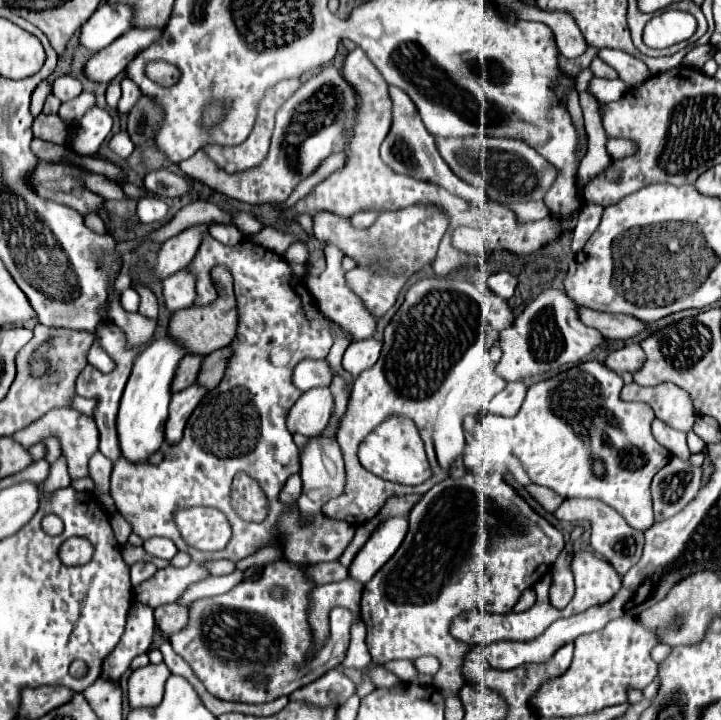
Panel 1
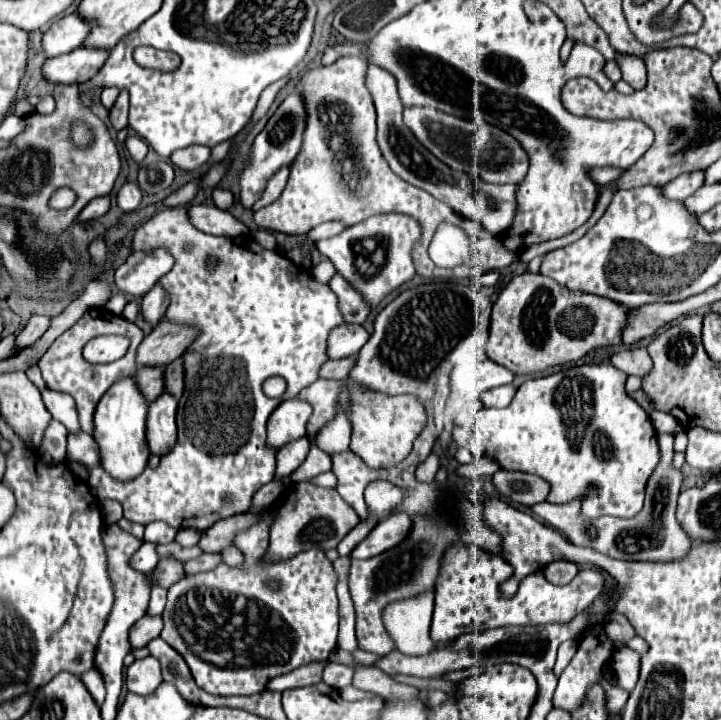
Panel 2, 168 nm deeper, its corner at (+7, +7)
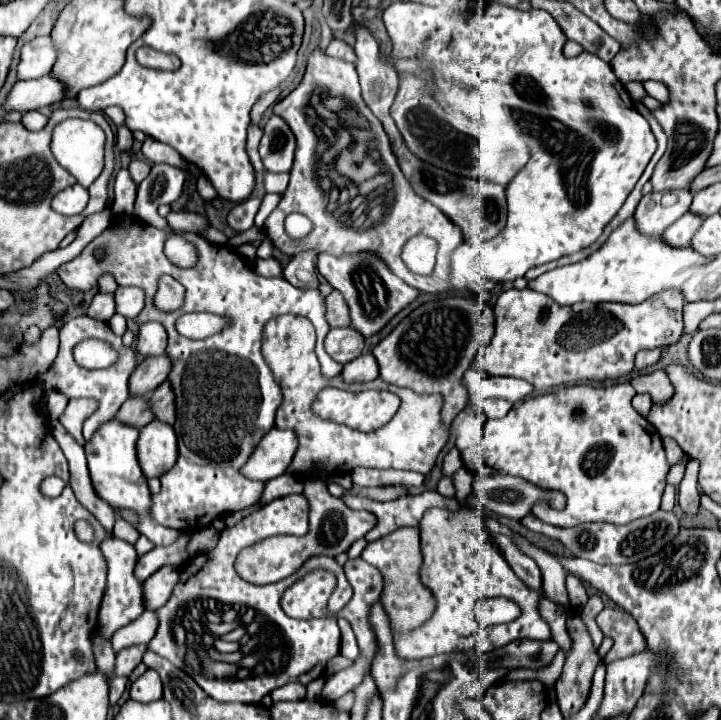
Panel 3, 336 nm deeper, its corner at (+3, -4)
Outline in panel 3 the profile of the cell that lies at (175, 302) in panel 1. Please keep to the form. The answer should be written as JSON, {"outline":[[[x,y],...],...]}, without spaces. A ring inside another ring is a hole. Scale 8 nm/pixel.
{"outline":[[[144,322],[138,332],[138,354],[142,356],[158,356],[166,350],[166,330],[160,322]]]}

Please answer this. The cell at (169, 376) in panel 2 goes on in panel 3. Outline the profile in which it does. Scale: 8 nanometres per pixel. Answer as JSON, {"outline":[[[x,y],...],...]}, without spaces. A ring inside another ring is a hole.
{"outline":[[[166,380],[154,394],[154,414],[158,420],[166,420],[168,424],[174,424],[176,420],[176,406],[174,406],[174,392],[172,392],[172,384]]]}

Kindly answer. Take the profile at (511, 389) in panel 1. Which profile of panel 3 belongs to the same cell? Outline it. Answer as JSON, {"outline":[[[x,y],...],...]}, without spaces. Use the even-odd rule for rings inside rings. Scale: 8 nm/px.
{"outline":[[[486,400],[482,410],[488,418],[504,418],[510,408],[512,408],[512,404],[508,400]]]}

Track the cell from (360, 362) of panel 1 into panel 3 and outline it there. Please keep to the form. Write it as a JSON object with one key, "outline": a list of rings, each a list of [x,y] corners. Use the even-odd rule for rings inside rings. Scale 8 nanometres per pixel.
{"outline":[[[332,328],[324,342],[326,352],[340,364],[348,364],[364,350],[364,336],[352,328]]]}

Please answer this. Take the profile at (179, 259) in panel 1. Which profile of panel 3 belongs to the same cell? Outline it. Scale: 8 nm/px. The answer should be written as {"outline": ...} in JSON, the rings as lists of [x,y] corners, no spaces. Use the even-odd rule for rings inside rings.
{"outline":[[[120,286],[114,296],[116,312],[126,318],[136,318],[144,308],[144,290],[138,286]]]}

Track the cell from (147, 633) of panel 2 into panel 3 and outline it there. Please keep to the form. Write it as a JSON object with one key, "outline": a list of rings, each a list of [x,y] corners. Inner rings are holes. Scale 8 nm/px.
{"outline":[[[146,644],[124,648],[116,654],[116,676],[130,676],[130,672],[142,662],[144,652],[148,650]]]}

